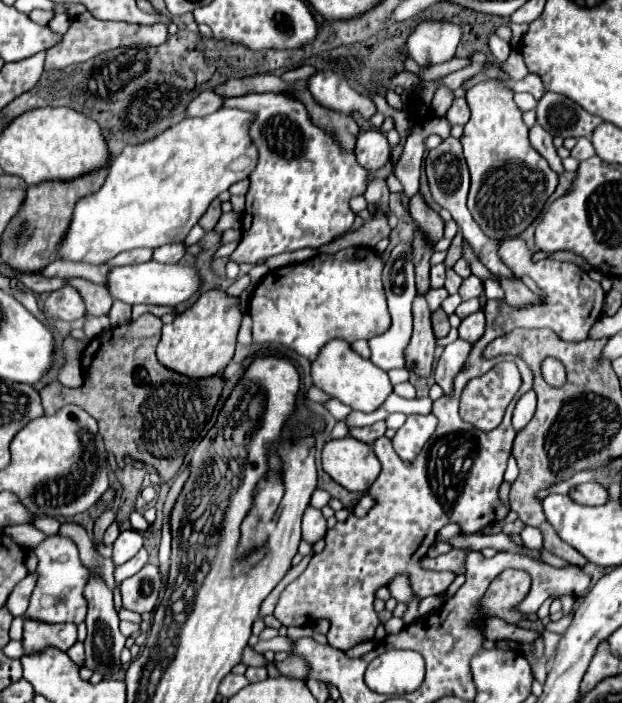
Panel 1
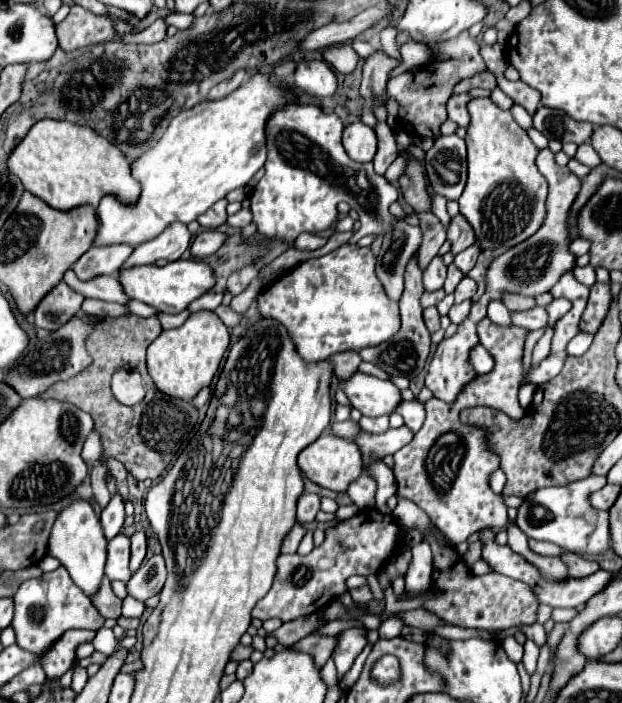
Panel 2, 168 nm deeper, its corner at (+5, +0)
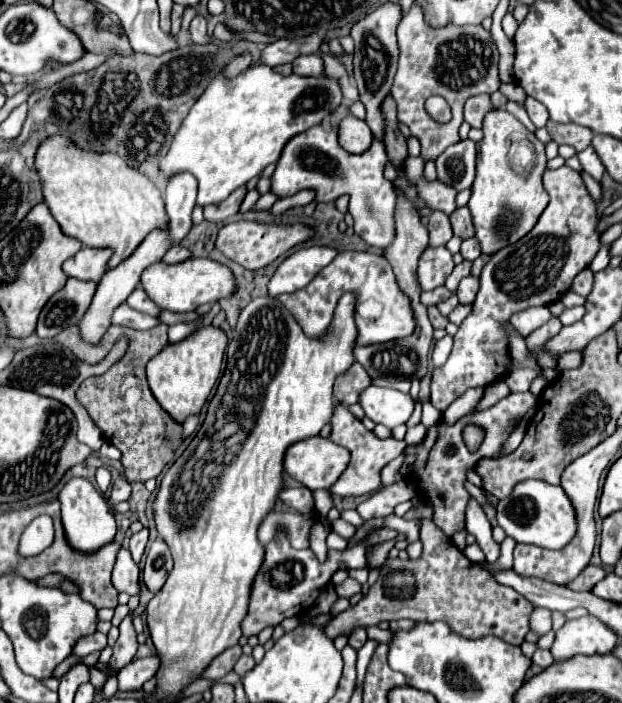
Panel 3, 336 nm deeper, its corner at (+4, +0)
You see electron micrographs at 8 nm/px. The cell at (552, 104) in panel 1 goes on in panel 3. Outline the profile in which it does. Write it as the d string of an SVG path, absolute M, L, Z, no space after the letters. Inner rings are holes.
M548 121L546 129L548 129L550 137L552 137L558 145L570 145L570 147L574 147L578 153L584 151L584 149L590 145L592 137L594 137L594 133L592 133L590 129L584 129L582 125L568 125L568 123Z

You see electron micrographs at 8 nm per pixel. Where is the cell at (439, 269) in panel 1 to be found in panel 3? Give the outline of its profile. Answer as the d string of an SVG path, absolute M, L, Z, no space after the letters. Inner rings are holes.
M428 247L418 265L418 281L424 291L444 285L446 277L452 273L454 261L446 247Z

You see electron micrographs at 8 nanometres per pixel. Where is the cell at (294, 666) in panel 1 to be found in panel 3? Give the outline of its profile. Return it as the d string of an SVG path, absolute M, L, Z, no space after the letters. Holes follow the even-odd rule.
M420 519L420 541L424 553L418 561L384 561L378 581L368 589L368 595L354 607L336 615L324 631L328 637L350 635L356 627L378 625L380 621L412 619L412 621L444 621L448 627L468 639L496 635L510 645L522 645L528 633L528 621L534 605L520 597L512 587L500 585L488 571L472 563L452 543L442 529L430 519Z

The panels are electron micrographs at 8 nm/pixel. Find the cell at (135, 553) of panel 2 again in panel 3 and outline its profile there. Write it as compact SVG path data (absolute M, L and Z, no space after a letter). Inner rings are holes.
M142 529L130 537L130 553L136 563L140 563L140 557L144 553L144 547L148 543L148 529Z

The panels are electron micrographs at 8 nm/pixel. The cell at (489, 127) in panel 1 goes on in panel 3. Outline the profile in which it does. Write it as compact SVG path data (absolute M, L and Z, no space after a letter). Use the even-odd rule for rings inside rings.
M492 109L484 117L482 125L484 137L476 143L478 161L476 161L476 179L472 183L472 197L468 201L468 209L472 213L472 221L476 227L476 239L480 241L482 253L494 255L496 251L516 243L526 233L532 231L540 213L548 205L548 193L542 187L542 173L546 169L544 145L508 111ZM510 137L524 137L534 143L538 153L538 163L528 175L518 175L512 171L508 163L508 147Z

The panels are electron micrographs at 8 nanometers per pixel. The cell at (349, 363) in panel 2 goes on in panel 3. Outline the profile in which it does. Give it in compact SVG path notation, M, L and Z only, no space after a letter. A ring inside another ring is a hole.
M354 363L346 373L342 373L336 379L336 383L334 383L334 397L340 403L352 405L352 403L358 401L358 395L368 385L370 385L370 375L366 373L366 369L360 363Z

